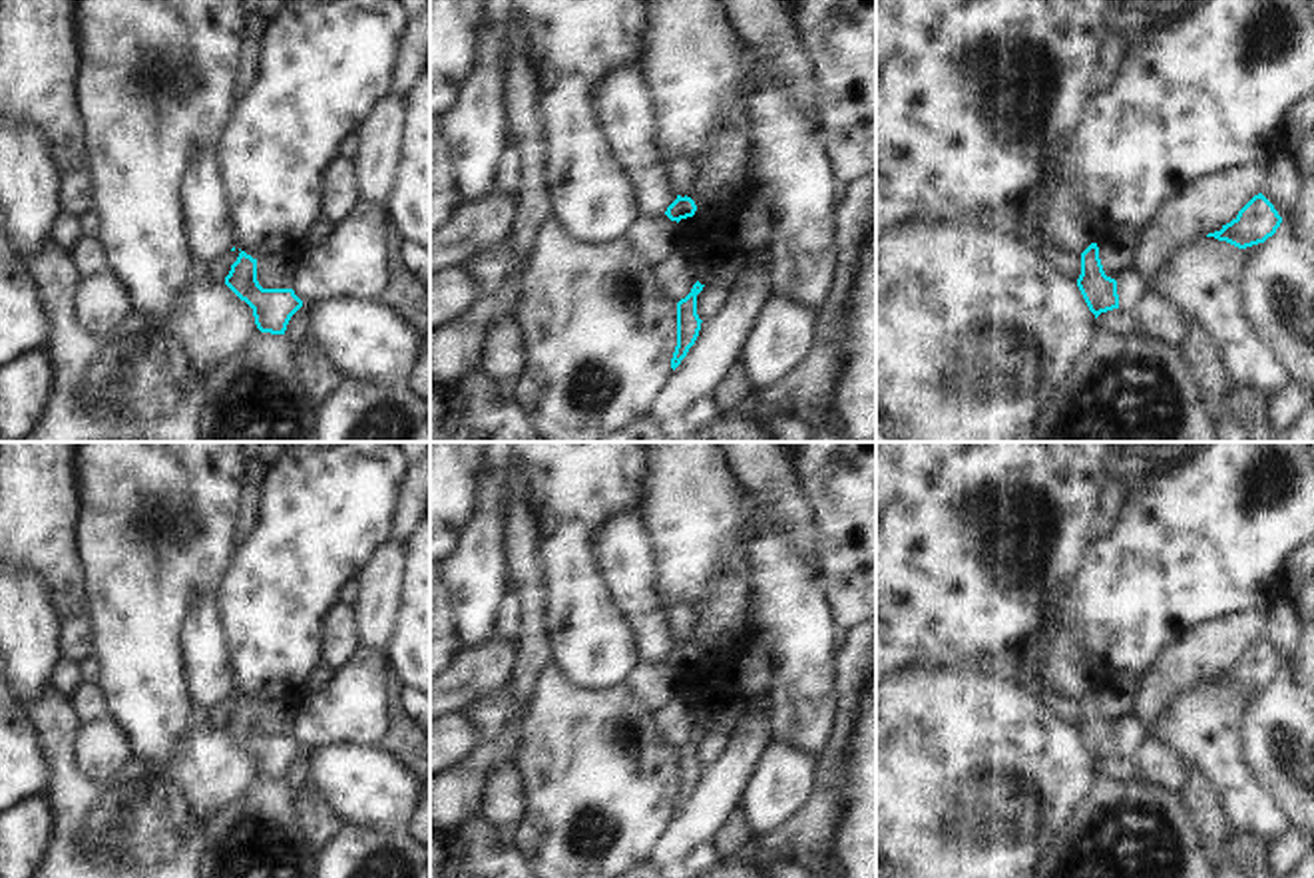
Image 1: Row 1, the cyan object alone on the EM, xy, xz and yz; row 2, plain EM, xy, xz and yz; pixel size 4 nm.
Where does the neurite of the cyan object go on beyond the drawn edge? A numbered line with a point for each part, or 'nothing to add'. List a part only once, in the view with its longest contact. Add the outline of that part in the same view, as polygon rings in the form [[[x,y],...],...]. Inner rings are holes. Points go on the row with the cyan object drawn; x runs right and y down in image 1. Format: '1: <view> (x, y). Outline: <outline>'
nothing to add

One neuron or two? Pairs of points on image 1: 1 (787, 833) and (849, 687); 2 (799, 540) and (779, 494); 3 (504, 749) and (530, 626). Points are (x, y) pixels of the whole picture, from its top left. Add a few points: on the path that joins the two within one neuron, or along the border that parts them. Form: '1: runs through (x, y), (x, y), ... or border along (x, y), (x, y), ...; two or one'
1: runs through (823, 801), (825, 765), (843, 725); one
2: runs through (799, 528), (785, 506); one
3: runs through (518, 719), (520, 687), (530, 656); one

